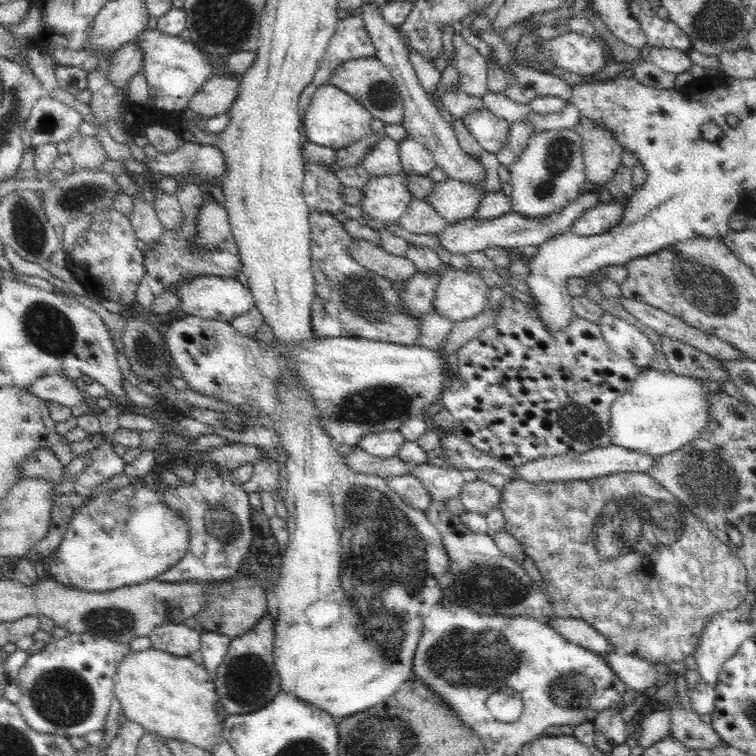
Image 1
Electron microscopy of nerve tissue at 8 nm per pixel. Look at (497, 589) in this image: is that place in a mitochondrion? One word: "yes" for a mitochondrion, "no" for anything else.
yes

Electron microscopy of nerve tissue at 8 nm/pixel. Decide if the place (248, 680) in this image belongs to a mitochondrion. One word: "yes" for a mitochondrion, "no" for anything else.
yes

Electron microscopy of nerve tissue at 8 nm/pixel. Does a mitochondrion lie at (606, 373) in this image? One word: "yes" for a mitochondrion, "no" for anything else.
no

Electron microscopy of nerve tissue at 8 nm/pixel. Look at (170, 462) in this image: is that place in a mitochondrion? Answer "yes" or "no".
no

